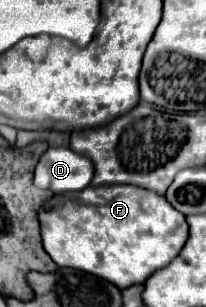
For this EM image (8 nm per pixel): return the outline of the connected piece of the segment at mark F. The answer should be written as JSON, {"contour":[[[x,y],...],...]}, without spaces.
{"contour":[[[135,185],[87,187],[83,193],[63,193],[63,197],[53,197],[45,205],[49,207],[43,207],[39,211],[39,221],[43,247],[49,257],[59,267],[87,271],[95,277],[111,281],[113,285],[119,285],[119,289],[145,283],[151,273],[169,265],[189,239],[189,225],[185,221],[185,215],[179,213],[165,197]]]}

